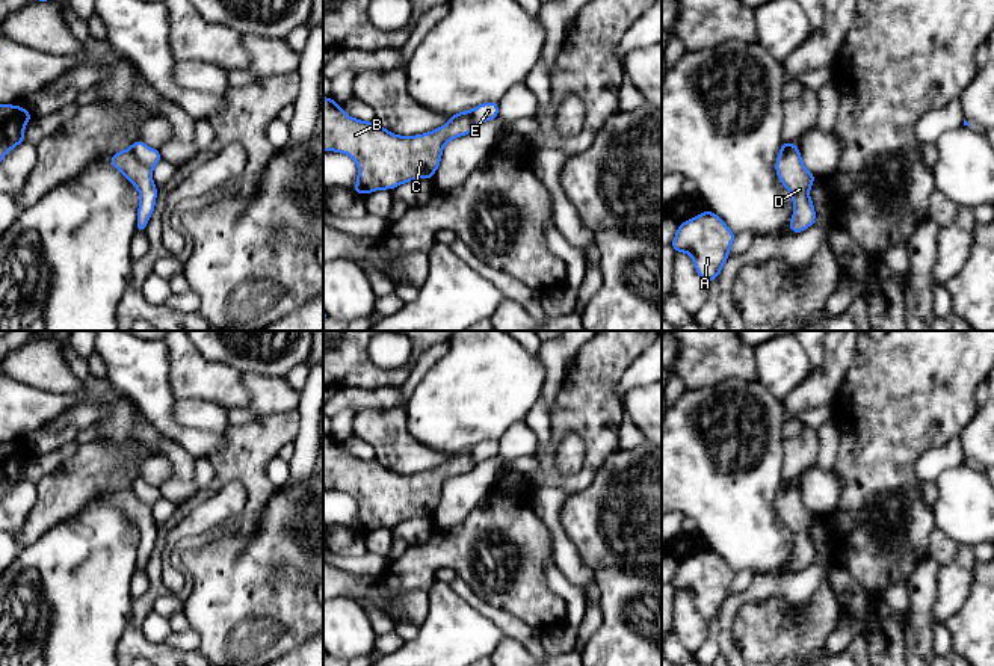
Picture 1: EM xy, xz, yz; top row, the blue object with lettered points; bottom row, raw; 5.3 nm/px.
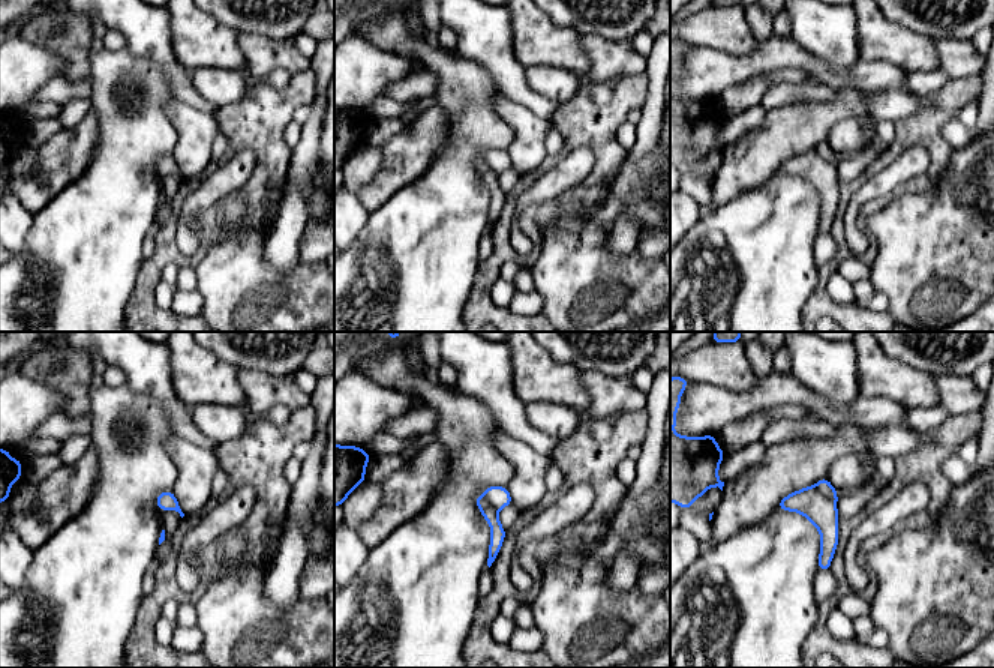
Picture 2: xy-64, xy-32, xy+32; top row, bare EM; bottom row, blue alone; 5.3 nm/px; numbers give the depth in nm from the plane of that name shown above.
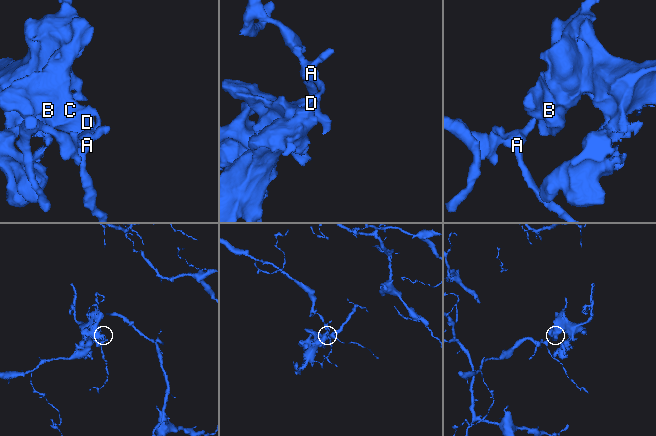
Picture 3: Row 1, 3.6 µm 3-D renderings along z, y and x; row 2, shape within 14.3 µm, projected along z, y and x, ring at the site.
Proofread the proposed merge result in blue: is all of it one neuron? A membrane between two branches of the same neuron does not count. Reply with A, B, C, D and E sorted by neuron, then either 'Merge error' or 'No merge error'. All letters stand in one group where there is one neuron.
Groups: A E / B C D. Merge error

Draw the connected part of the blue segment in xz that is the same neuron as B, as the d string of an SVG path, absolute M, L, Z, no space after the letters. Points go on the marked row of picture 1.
M323 97L323 151L350 156L358 165L357 193L391 190L418 178L432 180L443 148L450 139L465 136L477 124L473 110L464 110L440 128L417 136L397 136L376 121L346 115L332 98Z

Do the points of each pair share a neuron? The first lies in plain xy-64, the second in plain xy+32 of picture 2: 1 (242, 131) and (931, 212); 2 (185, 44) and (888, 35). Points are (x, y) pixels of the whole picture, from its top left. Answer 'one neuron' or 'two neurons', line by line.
1: two neurons
2: one neuron

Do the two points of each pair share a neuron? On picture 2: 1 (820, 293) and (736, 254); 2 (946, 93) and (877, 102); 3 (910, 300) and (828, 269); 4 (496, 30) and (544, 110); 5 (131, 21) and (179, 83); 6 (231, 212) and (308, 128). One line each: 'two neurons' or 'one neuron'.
1: two neurons
2: two neurons
3: two neurons
4: one neuron
5: one neuron
6: two neurons

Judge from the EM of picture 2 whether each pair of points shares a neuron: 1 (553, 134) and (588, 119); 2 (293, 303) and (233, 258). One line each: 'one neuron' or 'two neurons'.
1: two neurons
2: one neuron

